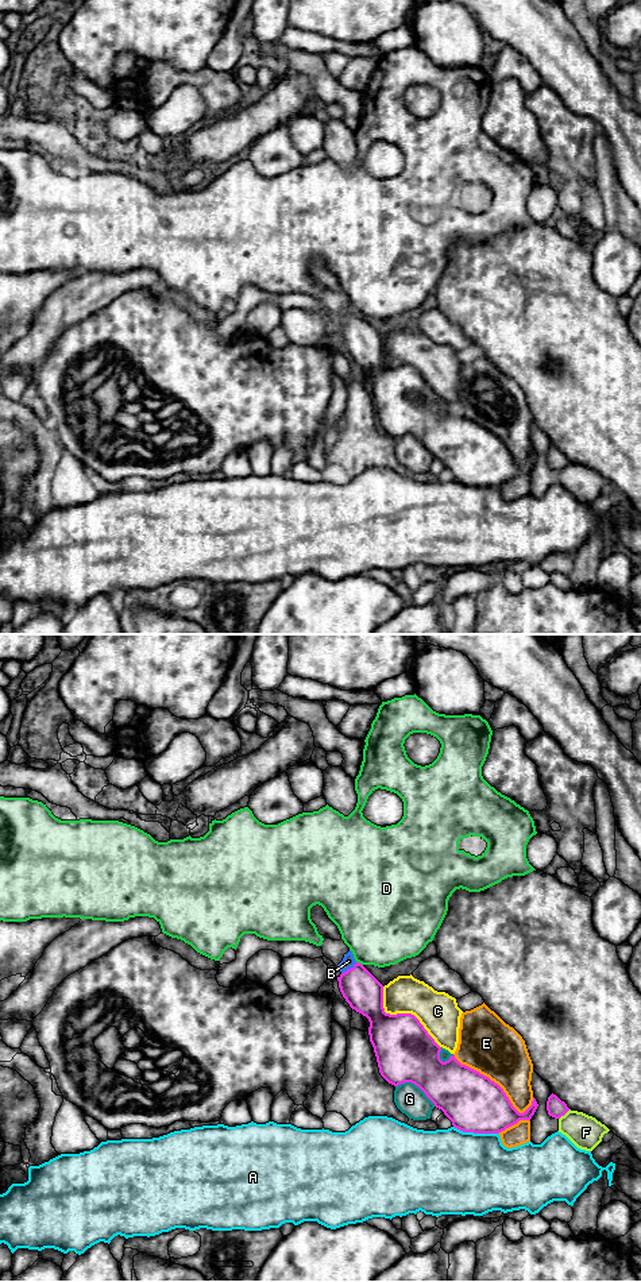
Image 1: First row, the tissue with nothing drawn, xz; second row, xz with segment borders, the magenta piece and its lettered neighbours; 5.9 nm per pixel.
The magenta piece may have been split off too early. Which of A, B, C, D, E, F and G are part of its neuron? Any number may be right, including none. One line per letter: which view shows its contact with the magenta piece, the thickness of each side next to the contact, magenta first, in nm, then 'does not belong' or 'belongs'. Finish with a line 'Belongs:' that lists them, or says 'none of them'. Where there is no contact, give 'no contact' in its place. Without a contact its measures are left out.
A: meets magenta in xz; 340 nm thick on the magenta side, 480 nm on the other; does not belong
B: meets magenta in xz; 220 nm thick on the magenta side, 80 nm on the other; belongs
C: meets magenta in xz; 360 nm thick on the magenta side, 240 nm on the other; does not belong
D: meets magenta in xz; 220 nm thick on the magenta side, 460 nm on the other; does not belong
E: meets magenta in xz; 340 nm thick on the magenta side, 340 nm on the other; does not belong
F: meets magenta in xz; 120 nm thick on the magenta side, 200 nm on the other; does not belong
G: meets magenta in xz; 360 nm thick on the magenta side, 180 nm on the other; does not belong
Belongs: B

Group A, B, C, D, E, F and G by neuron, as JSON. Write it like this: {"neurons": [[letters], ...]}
{"neurons": [["A"], ["B"], ["C"], ["D"], ["E"], ["F"], ["G"]]}

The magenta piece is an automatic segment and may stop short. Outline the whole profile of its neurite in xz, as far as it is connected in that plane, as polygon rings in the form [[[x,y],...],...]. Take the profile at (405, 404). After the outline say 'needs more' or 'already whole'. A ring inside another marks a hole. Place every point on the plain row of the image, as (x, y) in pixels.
[[[351,302],[344,306],[337,321],[341,324],[337,333],[343,350],[352,362],[370,374],[370,394],[374,399],[379,425],[389,436],[394,439],[405,435],[414,436],[436,460],[444,464],[452,478],[463,484],[499,486],[520,472],[530,474],[538,459],[534,449],[532,457],[524,466],[520,466],[503,441],[489,429],[462,417],[455,408],[443,414],[440,412],[441,399],[414,367],[386,366],[383,360],[383,337],[362,316],[355,313]]] | needs more

